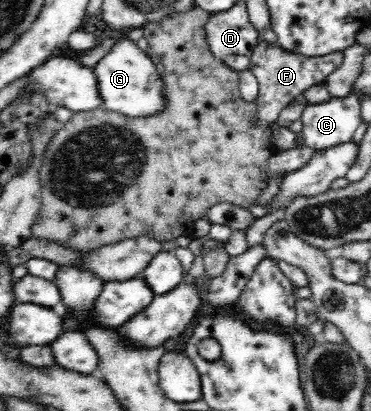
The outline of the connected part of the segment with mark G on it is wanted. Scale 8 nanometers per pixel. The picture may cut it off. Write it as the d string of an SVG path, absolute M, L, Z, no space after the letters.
M127 37L95 64L94 72L105 109L133 119L157 117L166 112L166 89L162 74L157 72L157 61Z

